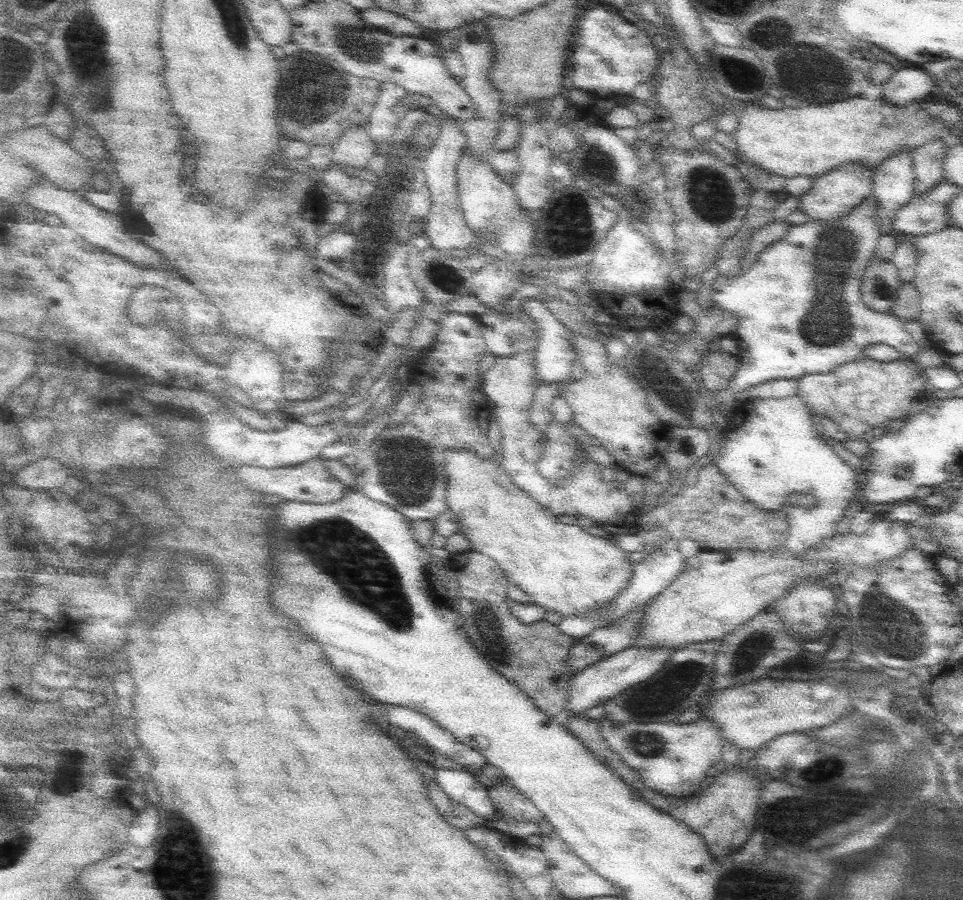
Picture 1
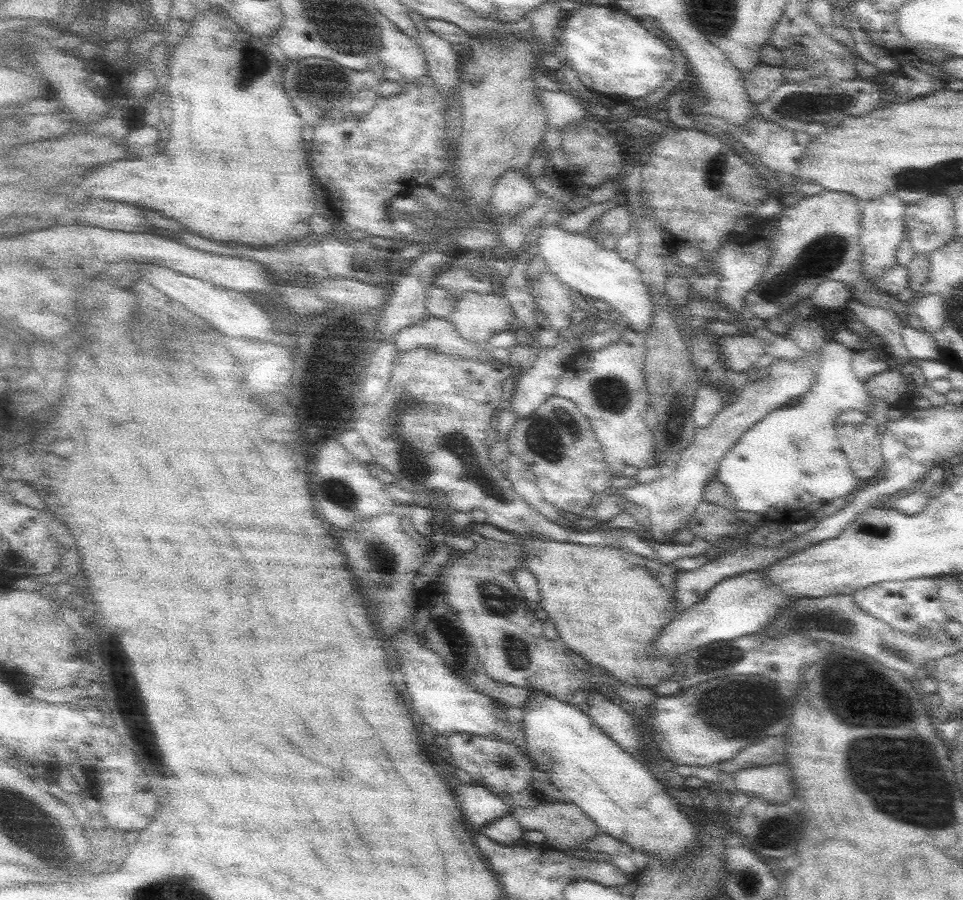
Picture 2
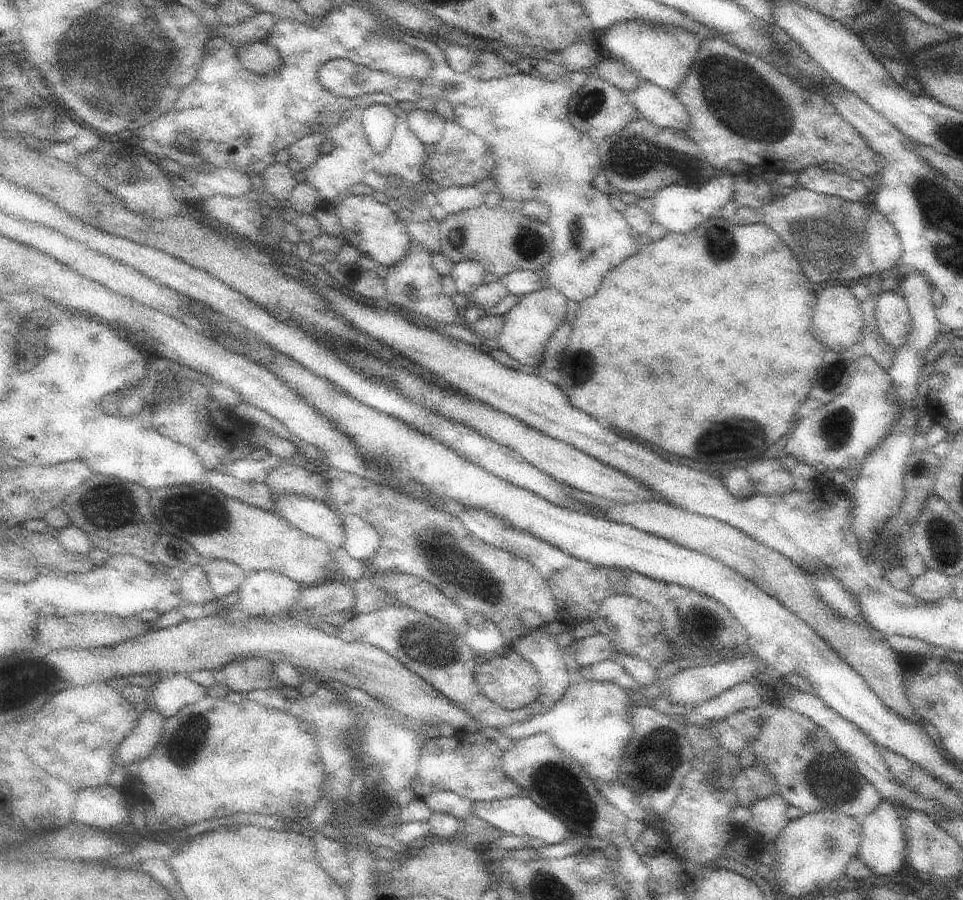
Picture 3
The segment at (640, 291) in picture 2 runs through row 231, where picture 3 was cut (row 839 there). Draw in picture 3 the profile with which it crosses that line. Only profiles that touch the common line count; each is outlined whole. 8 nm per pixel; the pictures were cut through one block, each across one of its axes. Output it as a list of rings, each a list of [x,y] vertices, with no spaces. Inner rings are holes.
[[[514,796],[493,801],[476,801],[474,803],[474,815],[490,822],[496,828],[500,828],[504,834],[526,835],[531,839],[540,839],[546,845],[555,845],[570,840],[572,836],[578,838],[564,822],[558,820],[554,814],[538,806],[530,797]]]

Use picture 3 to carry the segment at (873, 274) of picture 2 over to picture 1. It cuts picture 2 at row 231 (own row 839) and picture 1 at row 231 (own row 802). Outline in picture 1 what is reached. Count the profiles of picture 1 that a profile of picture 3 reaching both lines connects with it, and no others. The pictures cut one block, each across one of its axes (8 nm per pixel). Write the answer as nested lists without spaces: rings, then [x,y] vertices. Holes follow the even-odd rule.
[[[899,152],[874,169],[873,192],[878,205],[879,227],[890,234],[895,214],[914,194],[913,153]]]

